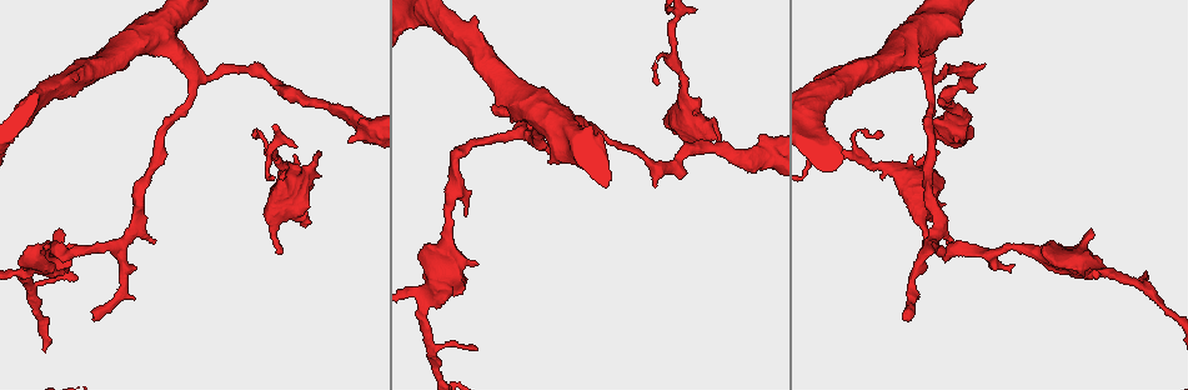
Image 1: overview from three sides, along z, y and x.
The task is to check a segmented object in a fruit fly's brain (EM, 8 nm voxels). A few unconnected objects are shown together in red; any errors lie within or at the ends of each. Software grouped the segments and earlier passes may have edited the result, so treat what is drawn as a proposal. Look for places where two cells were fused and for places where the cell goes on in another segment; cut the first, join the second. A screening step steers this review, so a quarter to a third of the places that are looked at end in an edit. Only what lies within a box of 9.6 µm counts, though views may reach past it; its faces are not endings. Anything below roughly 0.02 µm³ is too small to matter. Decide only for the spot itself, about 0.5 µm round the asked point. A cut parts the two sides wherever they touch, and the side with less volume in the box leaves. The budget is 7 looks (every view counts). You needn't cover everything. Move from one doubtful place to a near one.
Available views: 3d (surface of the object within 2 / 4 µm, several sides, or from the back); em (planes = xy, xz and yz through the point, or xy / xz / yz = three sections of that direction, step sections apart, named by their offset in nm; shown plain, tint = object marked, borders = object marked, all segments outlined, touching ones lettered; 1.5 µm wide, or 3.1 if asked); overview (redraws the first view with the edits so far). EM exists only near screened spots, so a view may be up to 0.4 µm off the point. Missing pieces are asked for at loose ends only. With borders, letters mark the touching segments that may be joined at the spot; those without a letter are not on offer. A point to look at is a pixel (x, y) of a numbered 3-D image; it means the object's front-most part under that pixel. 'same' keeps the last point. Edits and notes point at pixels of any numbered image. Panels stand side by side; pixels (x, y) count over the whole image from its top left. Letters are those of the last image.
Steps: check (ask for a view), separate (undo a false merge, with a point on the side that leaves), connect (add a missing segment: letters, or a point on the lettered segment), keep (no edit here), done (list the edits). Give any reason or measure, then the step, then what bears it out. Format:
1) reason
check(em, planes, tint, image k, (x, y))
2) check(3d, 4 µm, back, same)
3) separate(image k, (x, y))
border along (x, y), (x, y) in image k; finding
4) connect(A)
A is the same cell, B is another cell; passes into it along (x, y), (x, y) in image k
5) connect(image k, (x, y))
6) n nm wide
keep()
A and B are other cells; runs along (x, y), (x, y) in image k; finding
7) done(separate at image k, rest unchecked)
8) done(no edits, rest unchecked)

free end
check(em, xz, step 8, tint, image 1, (277, 254))

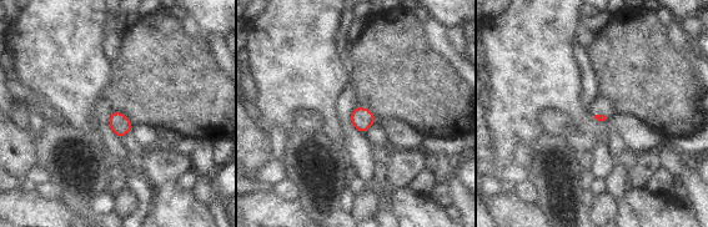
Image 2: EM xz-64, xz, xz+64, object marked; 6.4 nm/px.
check(em, planes, borders, same)

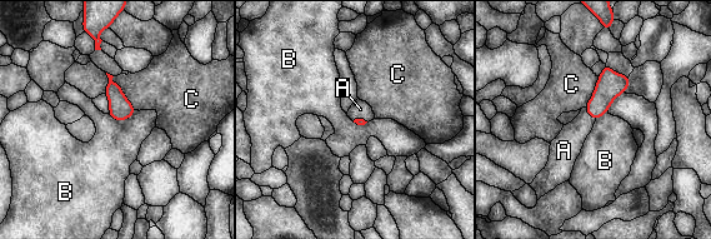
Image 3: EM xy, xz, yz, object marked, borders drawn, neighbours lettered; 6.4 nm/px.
connect(A)
A is the same cell, B and C are other cells; passes into it along (610, 84), (589, 114), (567, 145) in image 3; the cell continues

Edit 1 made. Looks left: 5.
branch stops here
check(em, planes, plain, image 1, (59, 228))

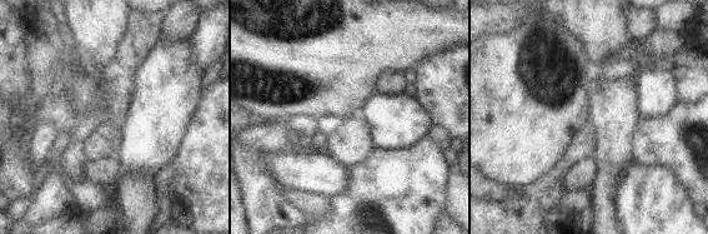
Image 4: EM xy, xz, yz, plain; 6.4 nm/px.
what lies round it
check(em, planes, borders, same)

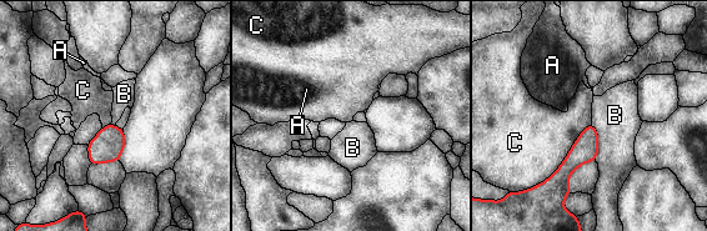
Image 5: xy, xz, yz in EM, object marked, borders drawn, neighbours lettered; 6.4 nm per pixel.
C touches over 550 nm
keep()
A, B and C are other cells; runs along (591, 129), (586, 147), (552, 184) in image 5; none of them fits

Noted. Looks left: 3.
done(connect at image 3, rest unchecked)

